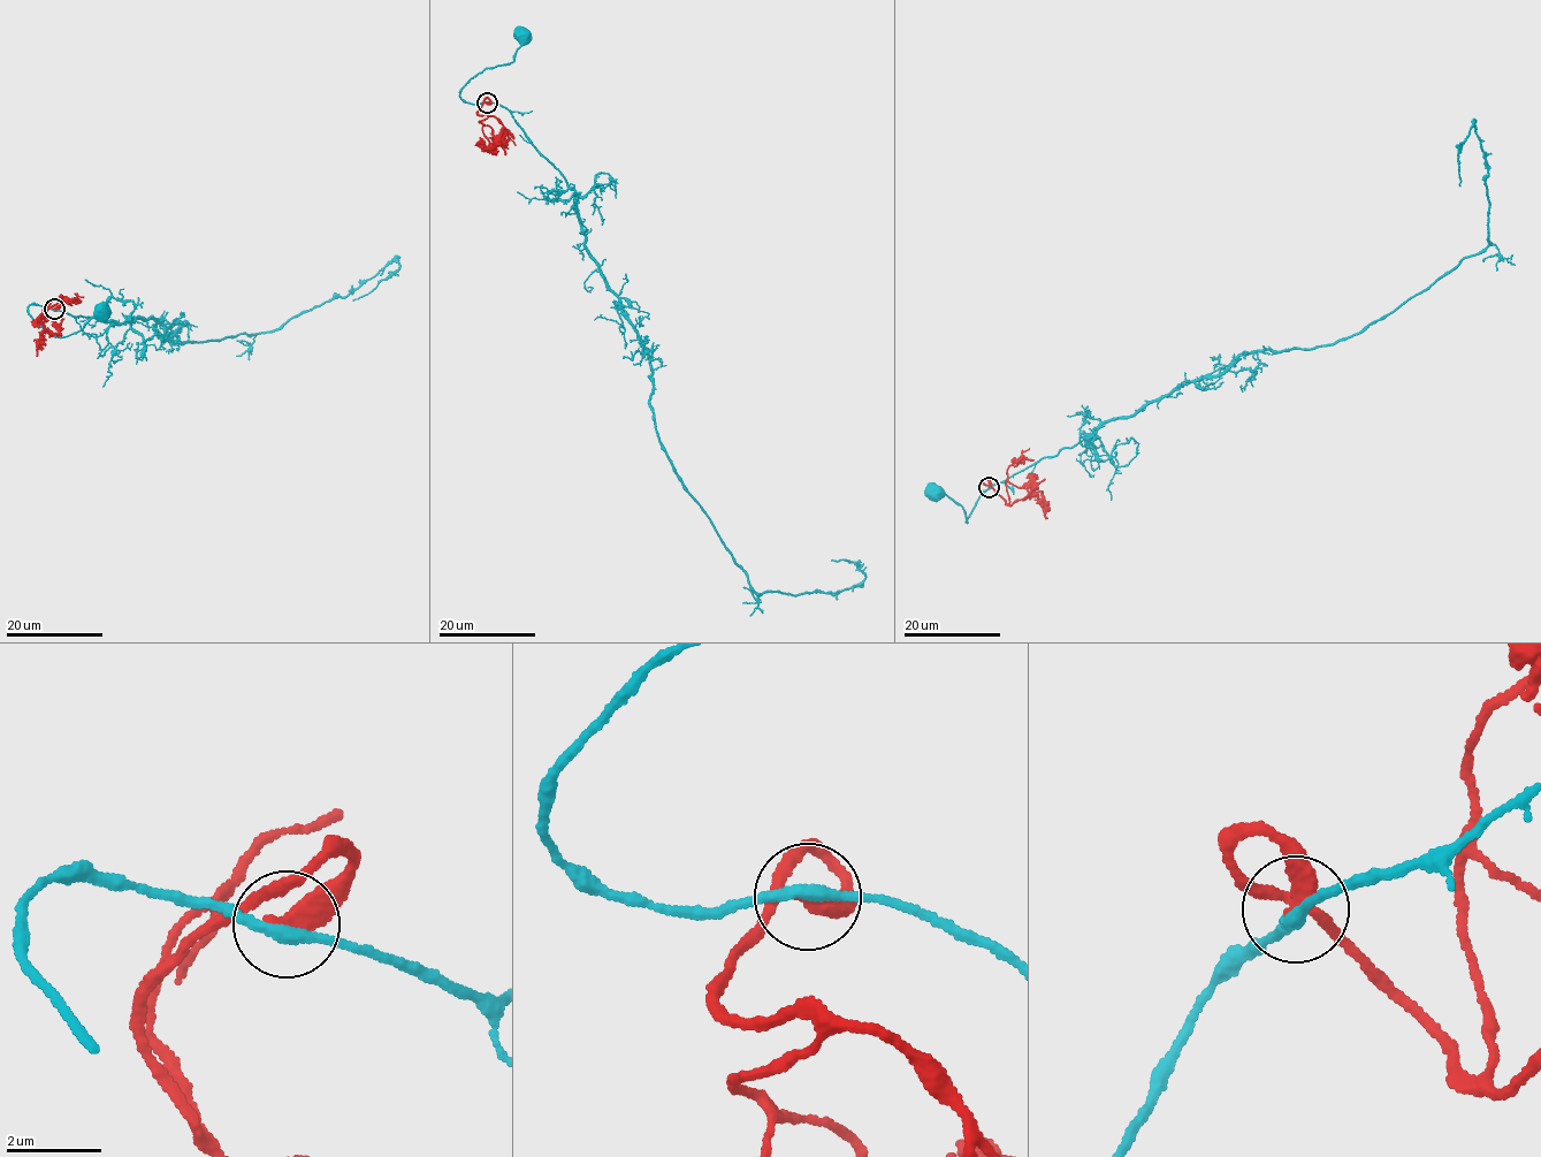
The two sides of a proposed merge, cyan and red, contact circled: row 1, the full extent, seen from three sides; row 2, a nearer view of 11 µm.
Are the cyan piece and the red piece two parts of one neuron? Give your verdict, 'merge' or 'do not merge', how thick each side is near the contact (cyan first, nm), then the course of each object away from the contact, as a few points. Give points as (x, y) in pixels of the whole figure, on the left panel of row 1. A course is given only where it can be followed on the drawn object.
do not merge; calibres 240 and 440 nm; course cyan (54, 309), (32, 305), (28, 307), (35, 321), (51, 334), (65, 337), (101, 313); course red (54, 309), (48, 309), (39, 317), (46, 329), (42, 316), (53, 301), (83, 296)

